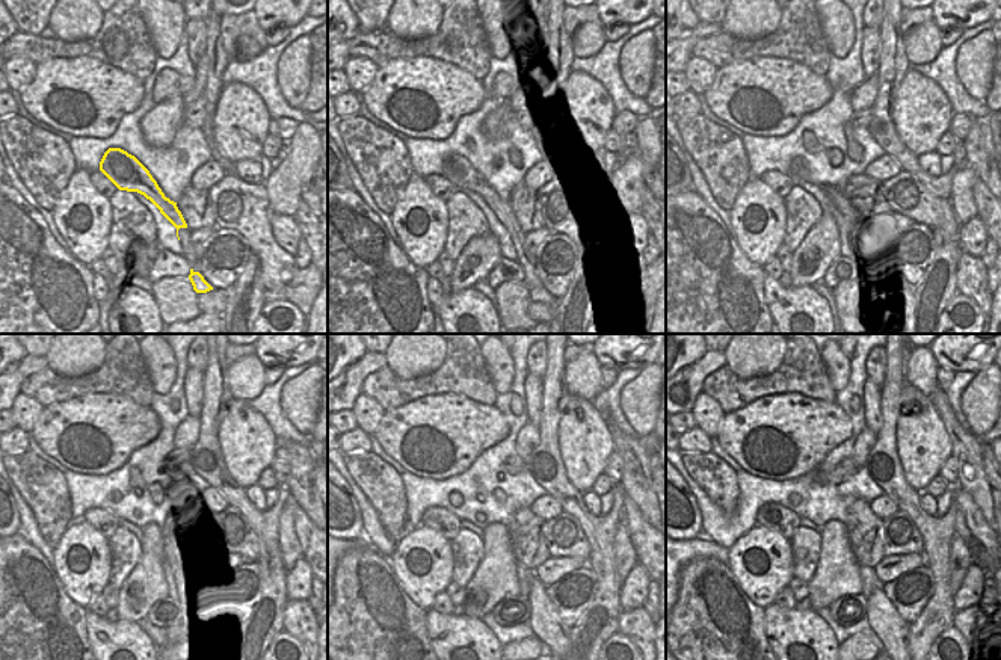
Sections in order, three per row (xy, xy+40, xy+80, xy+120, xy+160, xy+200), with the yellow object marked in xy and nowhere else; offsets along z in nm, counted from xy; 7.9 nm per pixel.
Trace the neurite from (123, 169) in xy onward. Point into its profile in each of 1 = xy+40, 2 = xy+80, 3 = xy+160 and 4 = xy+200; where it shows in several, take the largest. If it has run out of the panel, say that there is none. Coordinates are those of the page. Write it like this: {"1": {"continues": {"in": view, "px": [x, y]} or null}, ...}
{"1": {"continues": {"in": "xy+40", "px": [456, 169]}}, "2": {"continues": {"in": "xy+80", "px": [852, 239]}}, "3": {"continues": {"in": "xy+160", "px": [548, 629]}}, "4": {"continues": {"in": "xy+200", "px": [882, 616]}}}

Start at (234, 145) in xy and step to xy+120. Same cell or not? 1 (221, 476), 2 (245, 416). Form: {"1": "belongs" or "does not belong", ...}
{"1": "does not belong", "2": "belongs"}

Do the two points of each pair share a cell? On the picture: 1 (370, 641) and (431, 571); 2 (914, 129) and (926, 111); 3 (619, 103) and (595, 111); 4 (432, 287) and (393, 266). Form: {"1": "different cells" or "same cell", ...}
{"1": "different cells", "2": "same cell", "3": "different cells", "4": "different cells"}

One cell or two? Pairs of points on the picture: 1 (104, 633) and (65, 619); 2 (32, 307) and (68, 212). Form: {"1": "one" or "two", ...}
{"1": "two", "2": "two"}

